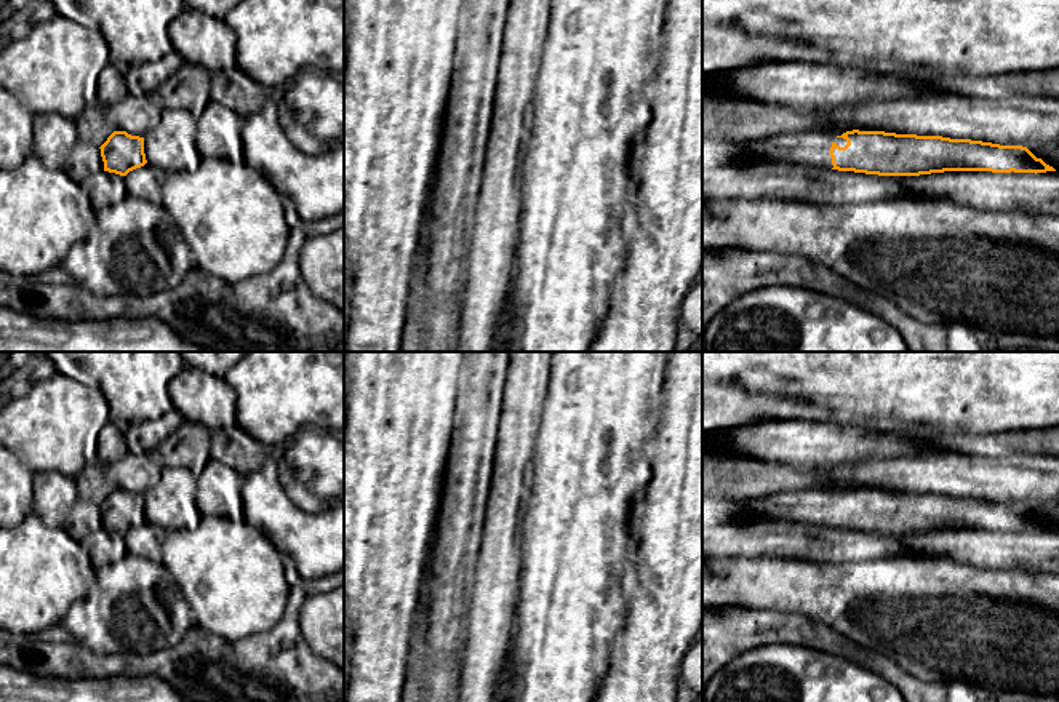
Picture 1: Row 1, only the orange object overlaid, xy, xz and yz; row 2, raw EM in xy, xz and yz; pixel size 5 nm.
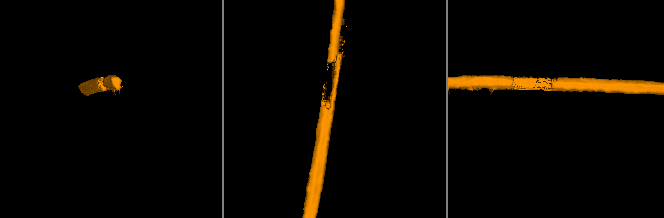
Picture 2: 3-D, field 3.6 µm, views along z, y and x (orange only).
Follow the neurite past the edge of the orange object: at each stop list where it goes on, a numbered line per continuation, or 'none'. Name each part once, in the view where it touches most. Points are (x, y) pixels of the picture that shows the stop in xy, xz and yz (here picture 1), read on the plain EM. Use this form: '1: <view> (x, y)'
1: yz (811, 506)

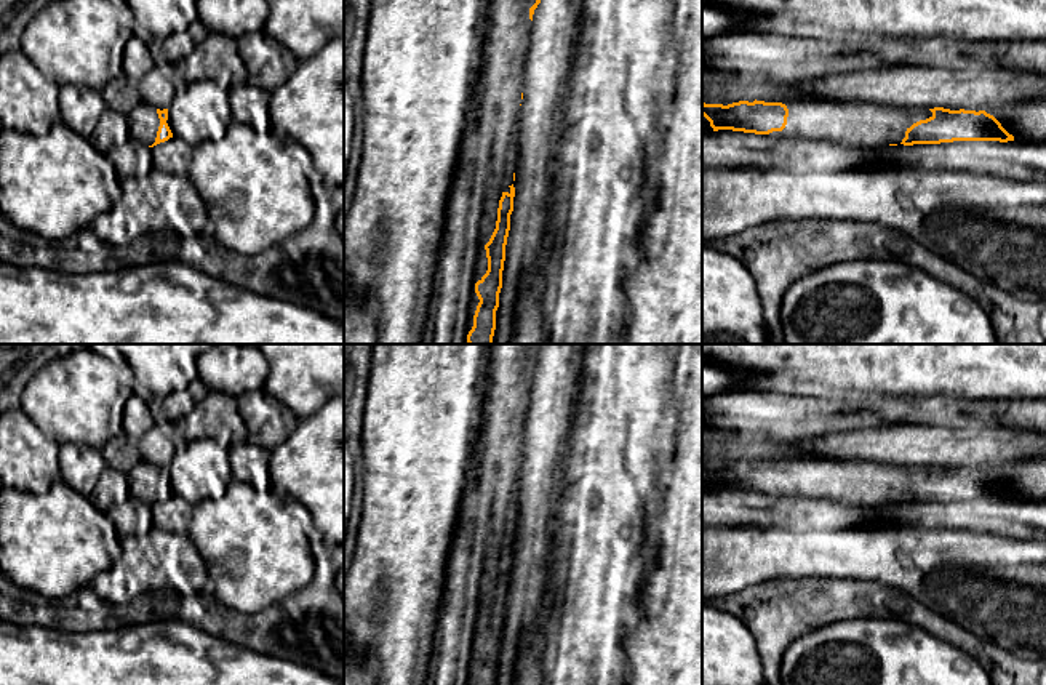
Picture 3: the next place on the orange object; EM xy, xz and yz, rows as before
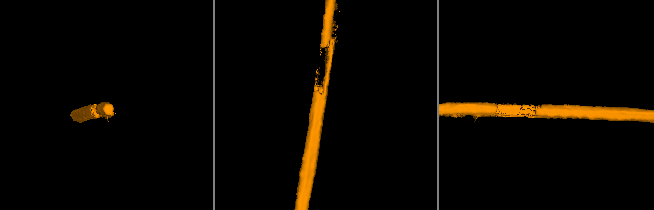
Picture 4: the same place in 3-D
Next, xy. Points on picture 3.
1: xy (143, 479)

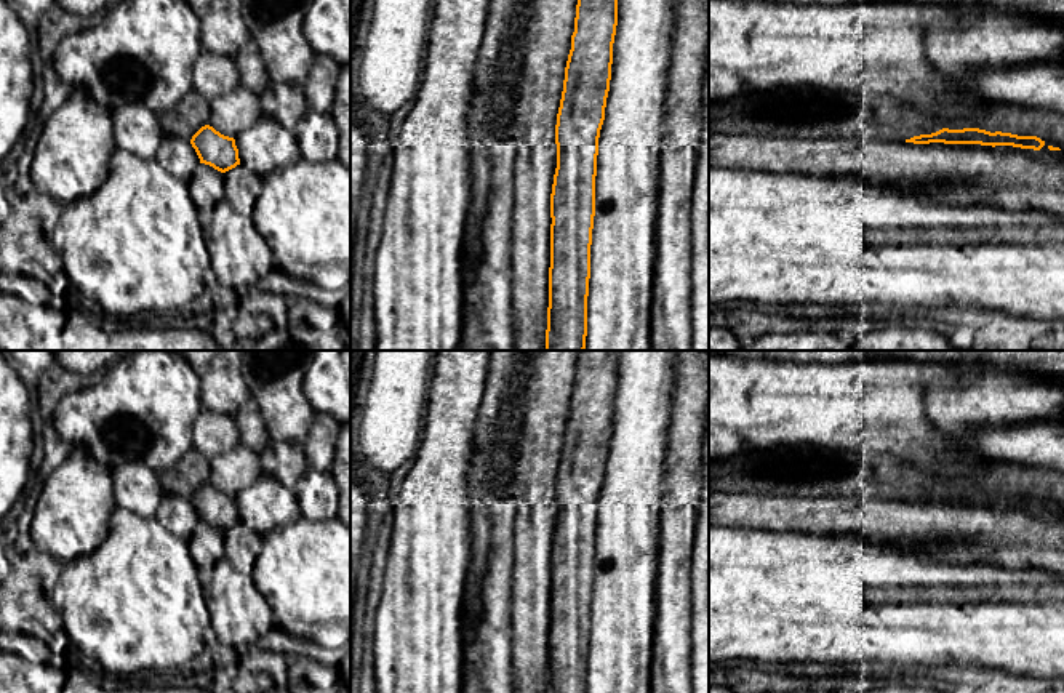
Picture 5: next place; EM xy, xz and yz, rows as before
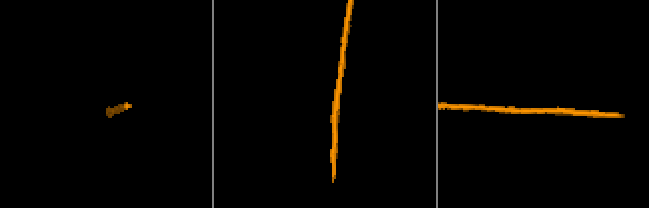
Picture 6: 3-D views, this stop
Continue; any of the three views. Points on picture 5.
none

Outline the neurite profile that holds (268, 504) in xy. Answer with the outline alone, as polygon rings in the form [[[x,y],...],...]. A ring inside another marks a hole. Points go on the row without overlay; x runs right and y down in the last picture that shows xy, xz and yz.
[[[262,474],[253,485],[235,496],[240,523],[258,538],[272,530],[285,528],[302,517],[293,488]]]

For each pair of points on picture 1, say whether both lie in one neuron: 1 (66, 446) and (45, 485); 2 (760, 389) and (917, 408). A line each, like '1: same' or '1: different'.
1: different
2: same

